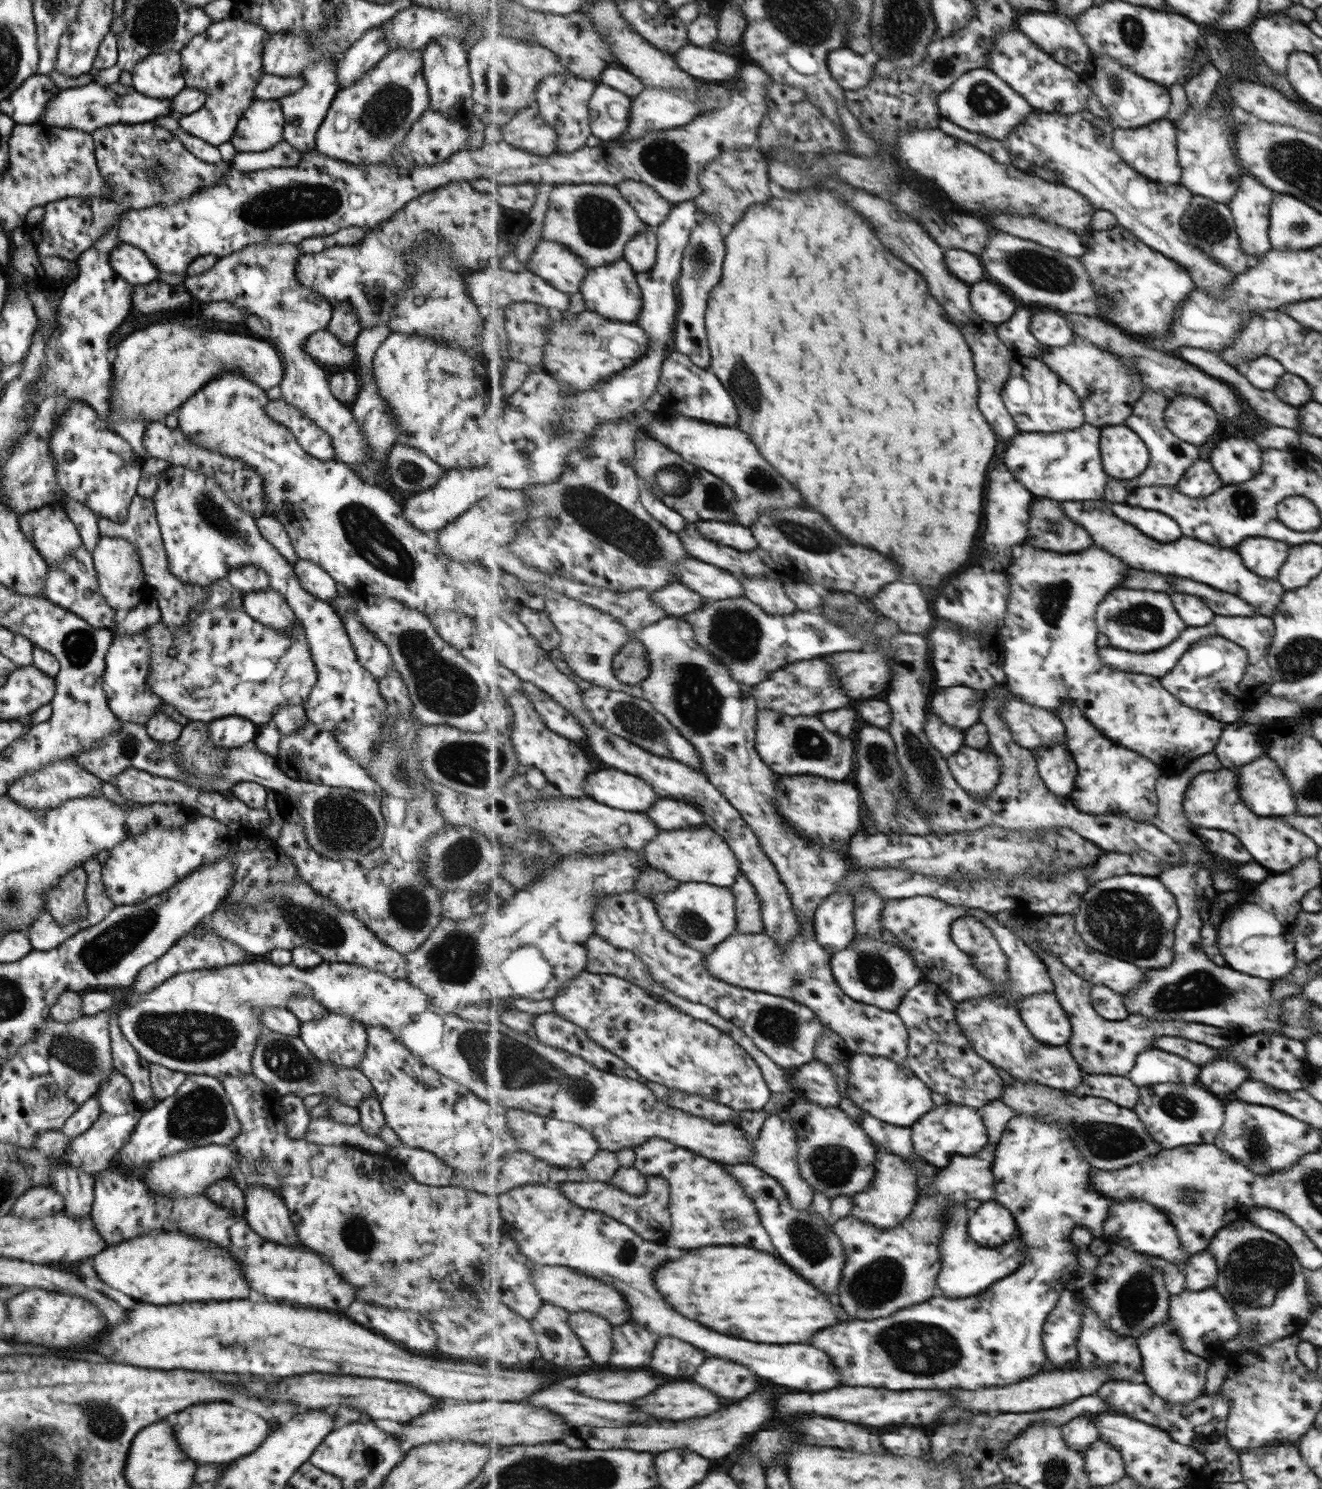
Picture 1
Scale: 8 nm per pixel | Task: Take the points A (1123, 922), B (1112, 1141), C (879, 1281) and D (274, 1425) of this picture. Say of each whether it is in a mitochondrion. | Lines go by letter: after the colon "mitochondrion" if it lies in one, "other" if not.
A: mitochondrion
B: mitochondrion
C: mitochondrion
D: other

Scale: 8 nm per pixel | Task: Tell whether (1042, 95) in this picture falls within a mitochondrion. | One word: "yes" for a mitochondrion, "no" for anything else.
no

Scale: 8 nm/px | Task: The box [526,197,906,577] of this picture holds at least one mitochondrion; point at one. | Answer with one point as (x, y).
(608, 520)

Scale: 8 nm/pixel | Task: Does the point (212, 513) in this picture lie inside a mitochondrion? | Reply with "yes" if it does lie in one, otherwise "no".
yes

